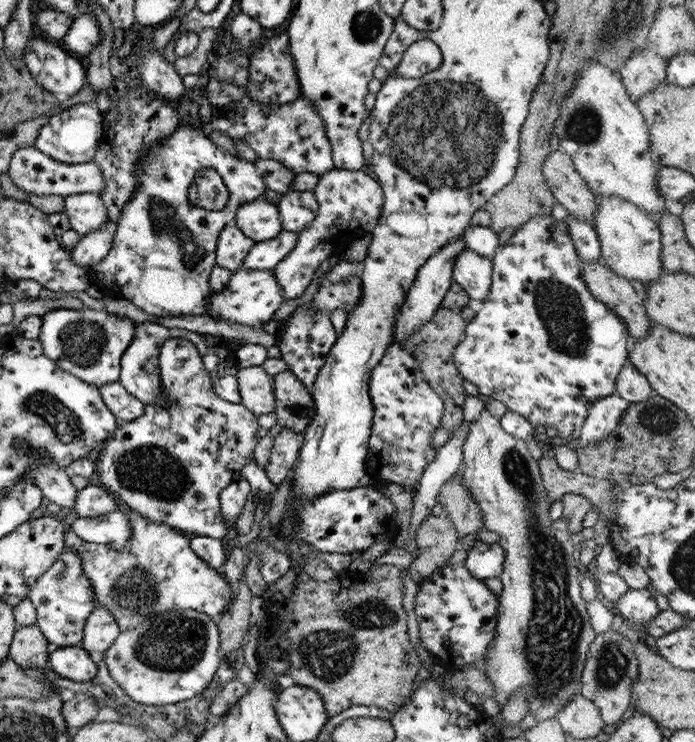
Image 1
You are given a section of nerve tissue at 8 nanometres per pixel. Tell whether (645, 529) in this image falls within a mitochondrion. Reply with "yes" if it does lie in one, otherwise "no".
no

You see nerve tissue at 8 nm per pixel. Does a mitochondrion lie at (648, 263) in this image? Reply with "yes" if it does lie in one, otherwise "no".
no

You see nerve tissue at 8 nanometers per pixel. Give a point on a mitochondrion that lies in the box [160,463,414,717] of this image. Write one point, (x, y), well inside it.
(321, 651)

